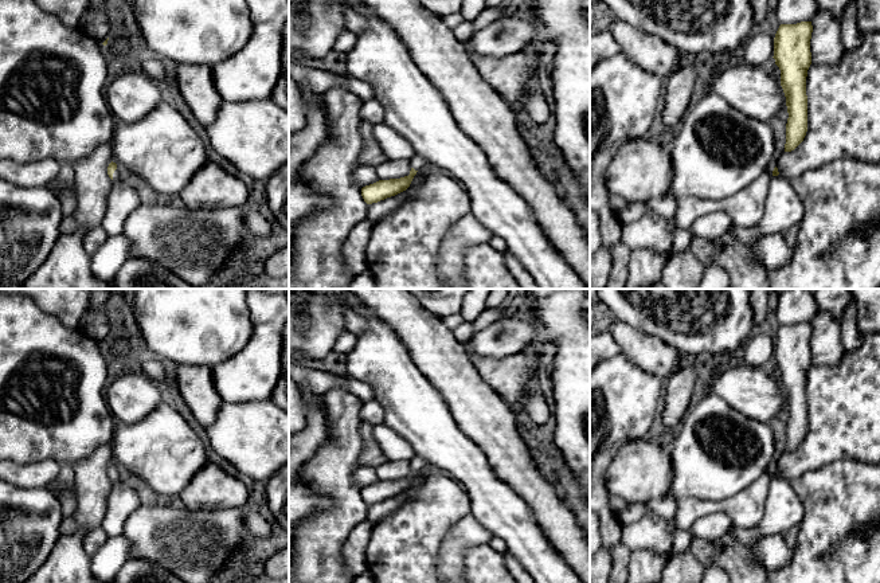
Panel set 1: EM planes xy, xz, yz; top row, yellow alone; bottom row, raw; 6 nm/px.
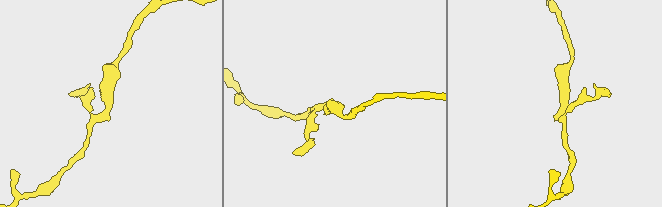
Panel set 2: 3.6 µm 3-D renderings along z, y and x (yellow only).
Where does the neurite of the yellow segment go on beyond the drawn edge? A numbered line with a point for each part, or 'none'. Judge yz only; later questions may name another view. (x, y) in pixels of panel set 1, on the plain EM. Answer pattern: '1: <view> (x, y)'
1: yz (746, 509)

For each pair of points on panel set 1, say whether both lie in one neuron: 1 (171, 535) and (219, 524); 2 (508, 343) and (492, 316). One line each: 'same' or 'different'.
1: same
2: different

